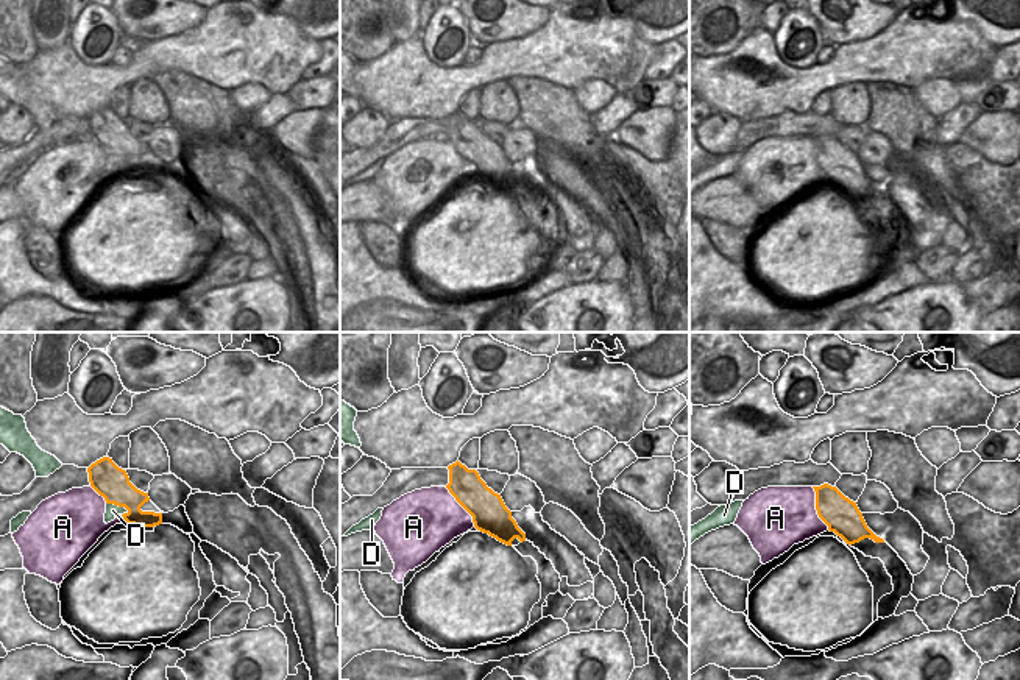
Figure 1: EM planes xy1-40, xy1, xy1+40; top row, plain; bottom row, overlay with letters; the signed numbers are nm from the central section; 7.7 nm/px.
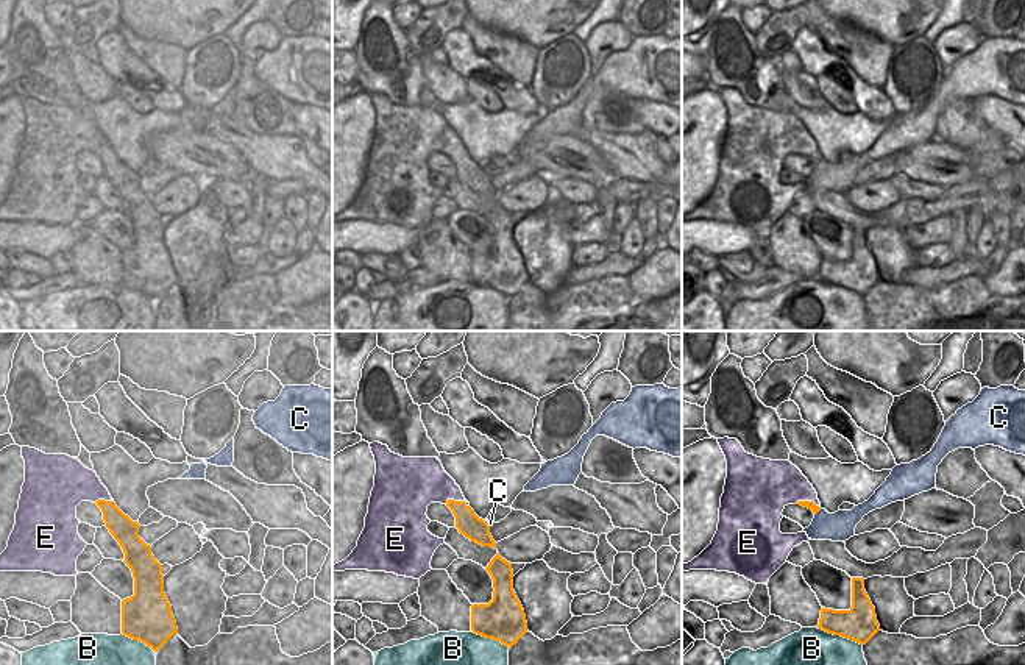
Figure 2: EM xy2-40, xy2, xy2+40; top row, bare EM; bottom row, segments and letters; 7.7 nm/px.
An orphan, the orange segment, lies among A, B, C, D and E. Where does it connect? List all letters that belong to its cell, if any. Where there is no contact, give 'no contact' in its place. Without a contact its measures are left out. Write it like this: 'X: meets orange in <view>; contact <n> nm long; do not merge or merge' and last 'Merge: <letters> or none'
A: meets orange in xy1+40; contact 360 nm long; do not merge
B: meets orange in xy2+40; contact 380 nm long; do not merge
C: meets orange in xy2+40; contact 80 nm long; do not merge
D: meets orange in xy1-40; contact 190 nm long; do not merge
E: meets orange in xy2; contact 190 nm long; do not merge
Merge: none

